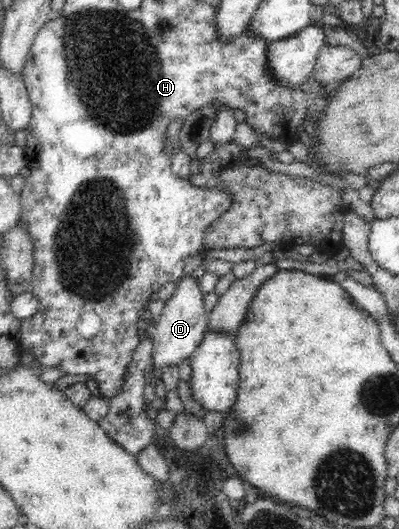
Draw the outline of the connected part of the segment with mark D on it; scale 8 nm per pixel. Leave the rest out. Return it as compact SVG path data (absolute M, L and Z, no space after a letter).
M182 276L178 281L178 288L173 292L172 297L166 301L158 321L155 323L154 352L152 352L152 371L154 379L161 380L163 371L170 366L177 366L182 361L187 360L199 346L199 342L208 332L208 320L210 313L205 310L204 296L198 286L198 281L190 276Z

